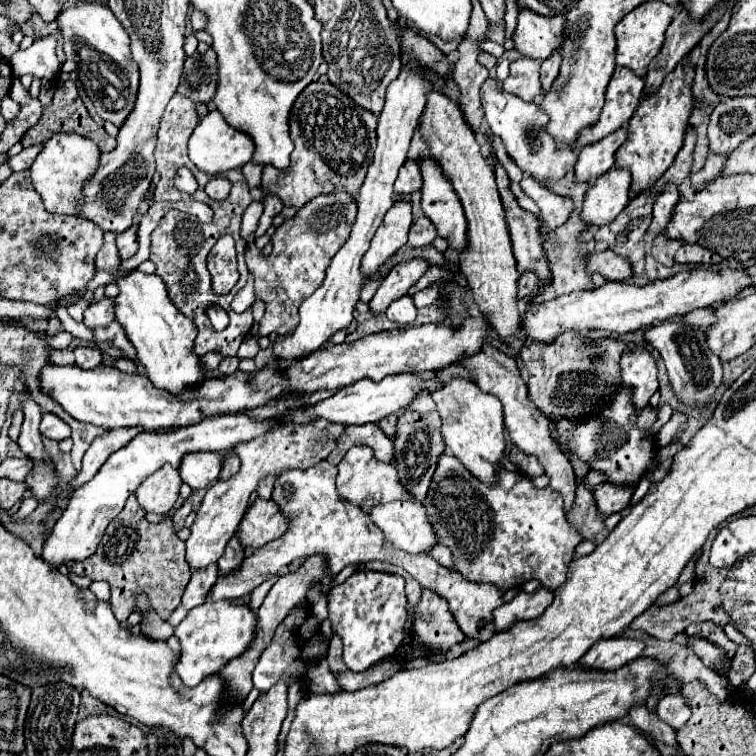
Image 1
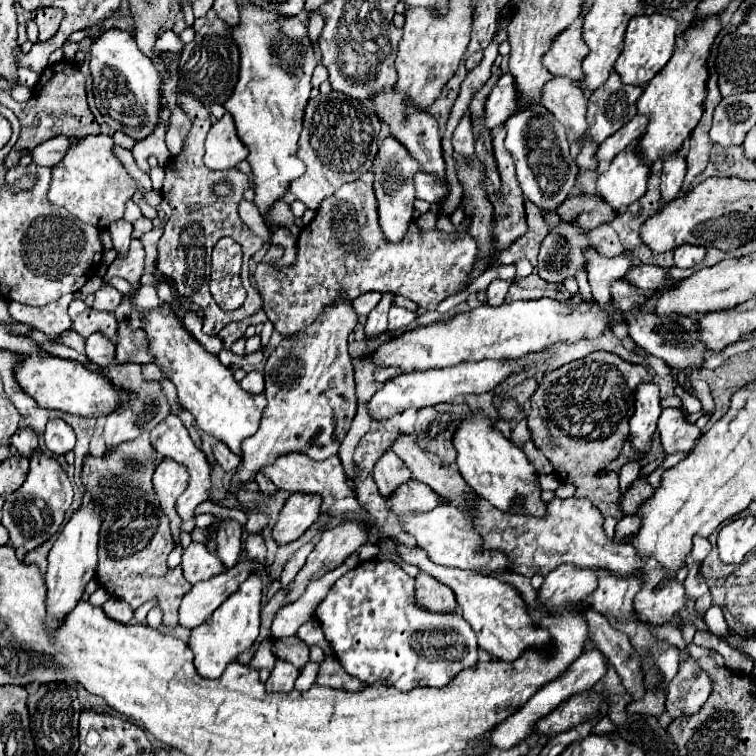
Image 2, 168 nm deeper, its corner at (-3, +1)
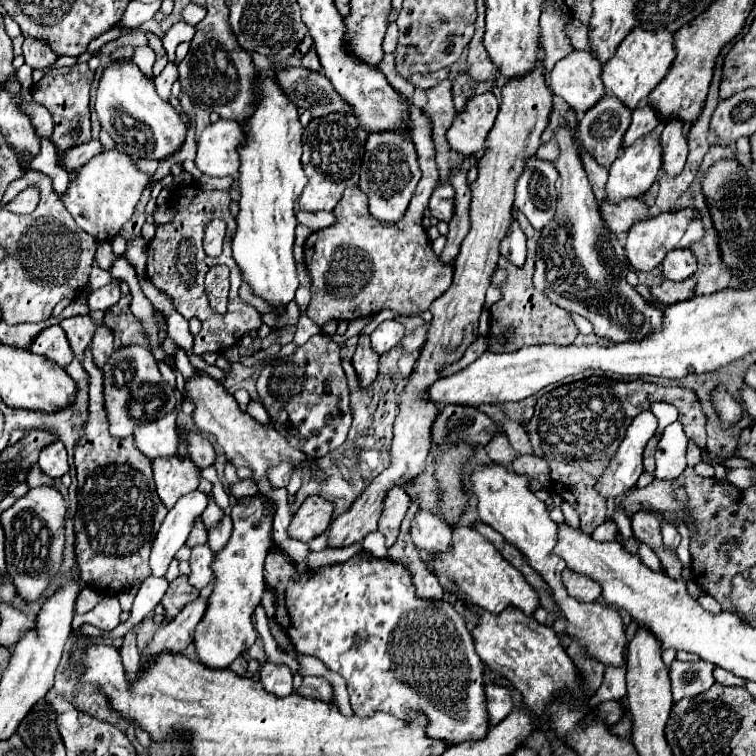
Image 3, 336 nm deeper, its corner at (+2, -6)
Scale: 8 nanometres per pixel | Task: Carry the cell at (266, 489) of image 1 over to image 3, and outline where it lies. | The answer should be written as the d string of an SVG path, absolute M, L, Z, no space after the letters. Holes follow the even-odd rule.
M245 479L245 481L235 483L233 489L231 489L231 495L237 497L237 499L247 497L247 495L257 495L257 493L259 493L259 487L257 487L257 483L251 481L251 479Z

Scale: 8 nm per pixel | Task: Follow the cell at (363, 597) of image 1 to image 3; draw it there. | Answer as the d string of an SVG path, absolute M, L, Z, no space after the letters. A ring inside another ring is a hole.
M277 547L269 549L269 555L265 559L265 583L269 587L275 589L275 597L277 597L277 611L275 611L275 619L279 621L279 625L285 629L285 633L291 637L293 645L307 655L315 655L319 657L331 671L337 671L345 683L347 683L347 691L351 697L351 707L357 715L367 717L373 711L385 711L385 713L393 713L401 719L411 717L417 709L423 711L429 719L429 727L427 727L427 735L431 735L433 739L445 739L449 743L463 743L469 739L483 739L487 729L489 729L489 719L487 719L487 711L485 711L485 693L483 693L483 663L479 659L479 655L475 653L475 645L473 645L473 637L467 629L467 623L463 619L463 615L459 613L459 609L455 607L455 603L443 599L441 603L433 603L433 601L425 601L425 599L417 599L415 595L415 587L411 583L411 575L409 571L391 559L377 559L371 553L361 551L359 555L351 557L345 563L333 565L333 567L325 567L319 573L309 573L305 571L303 575L297 573L293 561Z

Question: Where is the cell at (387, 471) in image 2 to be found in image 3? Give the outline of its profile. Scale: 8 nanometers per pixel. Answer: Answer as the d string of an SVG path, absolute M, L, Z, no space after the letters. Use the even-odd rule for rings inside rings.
M391 487L387 491L387 497L383 501L383 513L379 519L379 531L385 535L387 539L387 547L391 547L399 535L399 527L401 521L407 513L411 505L411 497L407 495L407 491L403 487Z

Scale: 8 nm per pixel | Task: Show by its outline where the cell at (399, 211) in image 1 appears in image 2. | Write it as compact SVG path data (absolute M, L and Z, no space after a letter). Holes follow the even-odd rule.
M388 136L382 140L378 158L374 164L374 192L378 200L378 214L380 214L380 226L384 230L384 236L390 242L400 242L402 236L408 230L408 224L414 214L414 174L418 172L418 162L410 156L404 144L400 144L396 138Z

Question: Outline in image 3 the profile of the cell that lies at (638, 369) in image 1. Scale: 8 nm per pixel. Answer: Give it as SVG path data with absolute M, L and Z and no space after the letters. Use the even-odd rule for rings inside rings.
M649 409L641 411L633 419L623 443L619 445L619 451L613 455L609 471L605 471L605 475L601 475L601 483L597 483L597 487L601 487L601 495L607 499L617 497L637 483L639 475L643 473L643 451L655 429L657 417Z

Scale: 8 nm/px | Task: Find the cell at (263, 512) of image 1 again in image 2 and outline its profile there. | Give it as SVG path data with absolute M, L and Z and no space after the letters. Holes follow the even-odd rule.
M292 494L284 504L280 518L272 530L274 540L278 544L288 544L298 540L318 520L320 504L322 500L318 500L318 496Z

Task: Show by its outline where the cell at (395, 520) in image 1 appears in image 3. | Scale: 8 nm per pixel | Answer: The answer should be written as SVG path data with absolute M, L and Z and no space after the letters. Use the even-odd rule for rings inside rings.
M461 525L455 527L451 547L447 551L429 553L427 559L437 577L445 577L447 581L455 583L463 591L463 595L467 595L467 599L479 605L481 609L501 613L505 607L515 605L525 615L533 615L533 611L539 605L537 593L533 591L533 587L529 587L525 577L509 561L501 557L501 553L493 547L493 543L489 543L475 529Z

